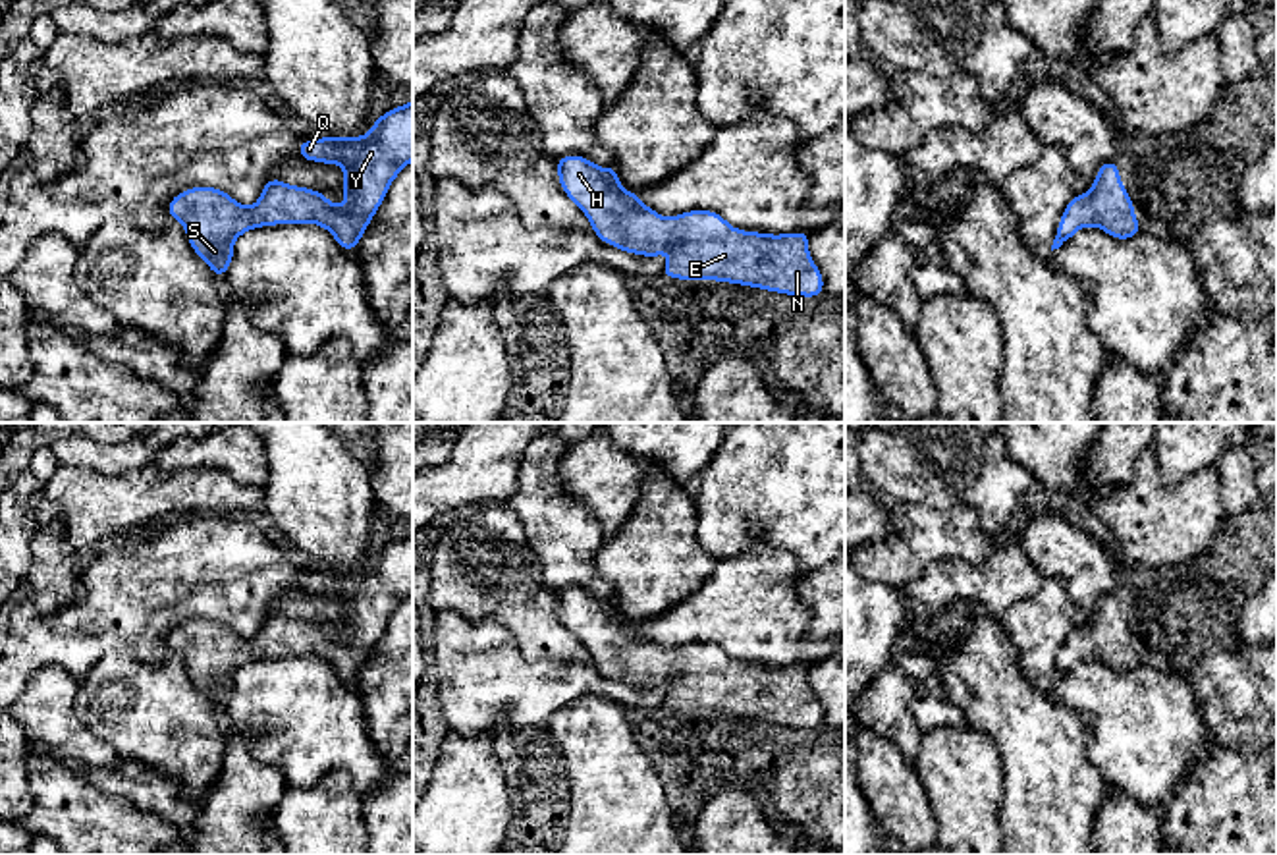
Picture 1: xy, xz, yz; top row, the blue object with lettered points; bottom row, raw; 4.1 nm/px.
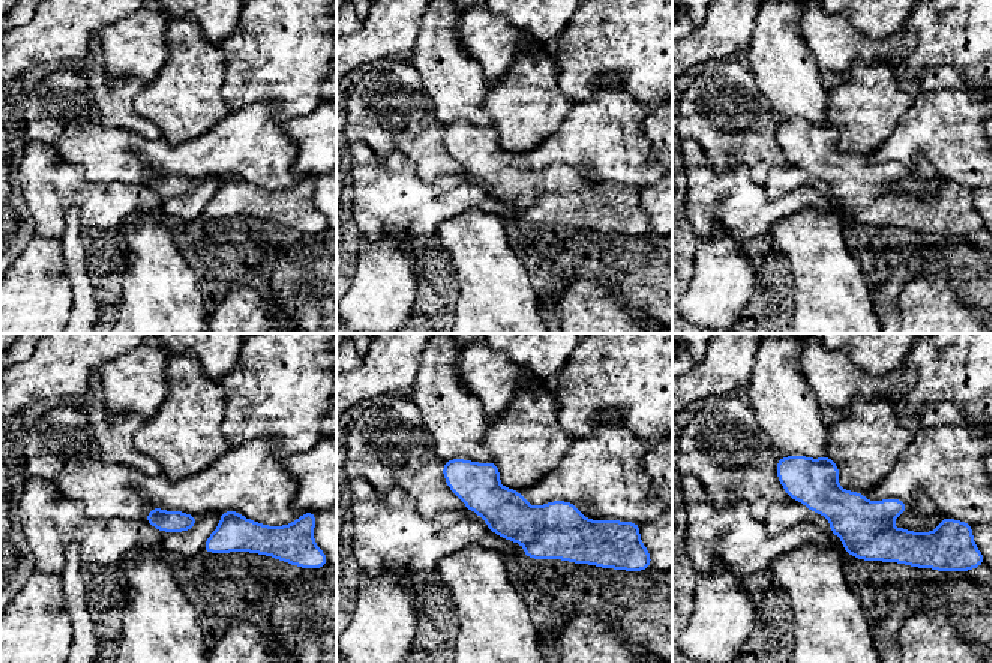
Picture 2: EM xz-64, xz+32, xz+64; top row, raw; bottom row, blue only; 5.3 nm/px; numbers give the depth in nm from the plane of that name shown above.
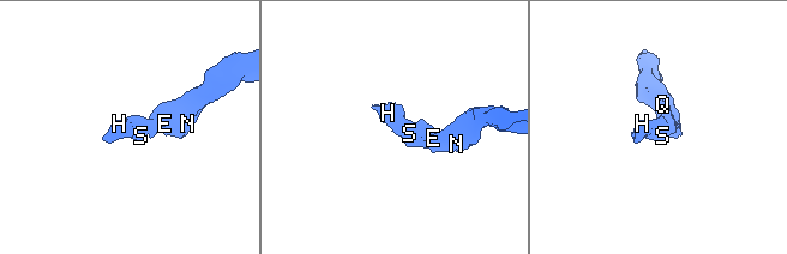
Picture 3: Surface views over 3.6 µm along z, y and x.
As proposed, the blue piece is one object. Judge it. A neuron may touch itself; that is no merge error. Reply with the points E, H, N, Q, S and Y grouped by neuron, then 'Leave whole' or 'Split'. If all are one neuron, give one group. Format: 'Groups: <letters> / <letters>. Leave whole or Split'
Groups: E H N Q S Y. Leave whole

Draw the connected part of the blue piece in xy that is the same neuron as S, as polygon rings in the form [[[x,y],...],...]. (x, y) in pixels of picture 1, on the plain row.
[[[413,533],[382,546],[367,567],[303,573],[297,587],[343,598],[343,639],[328,633],[322,623],[276,610],[264,616],[253,639],[239,637],[216,620],[191,620],[168,635],[168,647],[183,656],[189,677],[218,710],[231,697],[233,674],[262,658],[318,656],[351,685],[392,614],[413,594]]]

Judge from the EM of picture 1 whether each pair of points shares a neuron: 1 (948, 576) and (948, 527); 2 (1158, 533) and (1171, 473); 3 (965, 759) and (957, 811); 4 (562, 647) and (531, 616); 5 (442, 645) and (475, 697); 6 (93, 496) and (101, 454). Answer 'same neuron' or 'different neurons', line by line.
1: different neurons
2: different neurons
3: same neuron
4: same neuron
5: same neuron
6: different neurons

